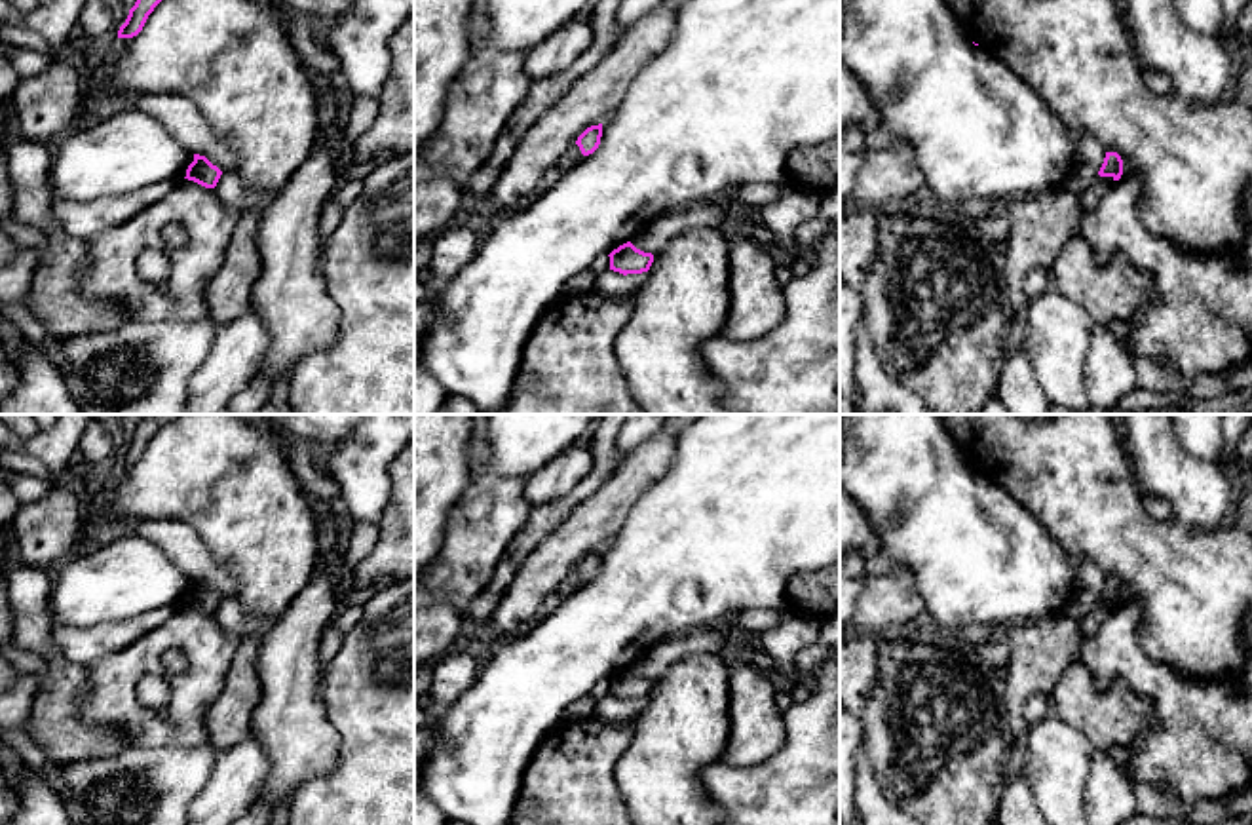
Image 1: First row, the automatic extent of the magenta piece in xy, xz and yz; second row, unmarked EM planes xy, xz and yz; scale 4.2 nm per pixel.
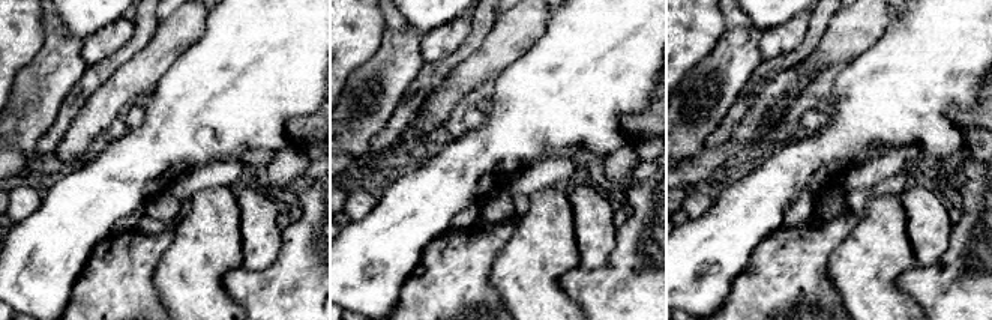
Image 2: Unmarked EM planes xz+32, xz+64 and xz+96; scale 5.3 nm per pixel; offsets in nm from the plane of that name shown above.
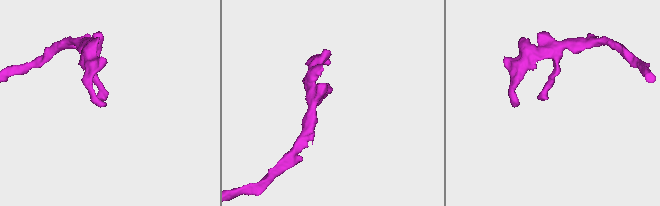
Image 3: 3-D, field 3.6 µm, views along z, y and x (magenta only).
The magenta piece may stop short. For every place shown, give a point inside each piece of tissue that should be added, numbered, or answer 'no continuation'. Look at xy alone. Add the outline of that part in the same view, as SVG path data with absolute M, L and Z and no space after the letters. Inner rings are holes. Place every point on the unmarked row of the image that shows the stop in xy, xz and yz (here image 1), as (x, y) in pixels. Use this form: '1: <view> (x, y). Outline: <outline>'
no continuation

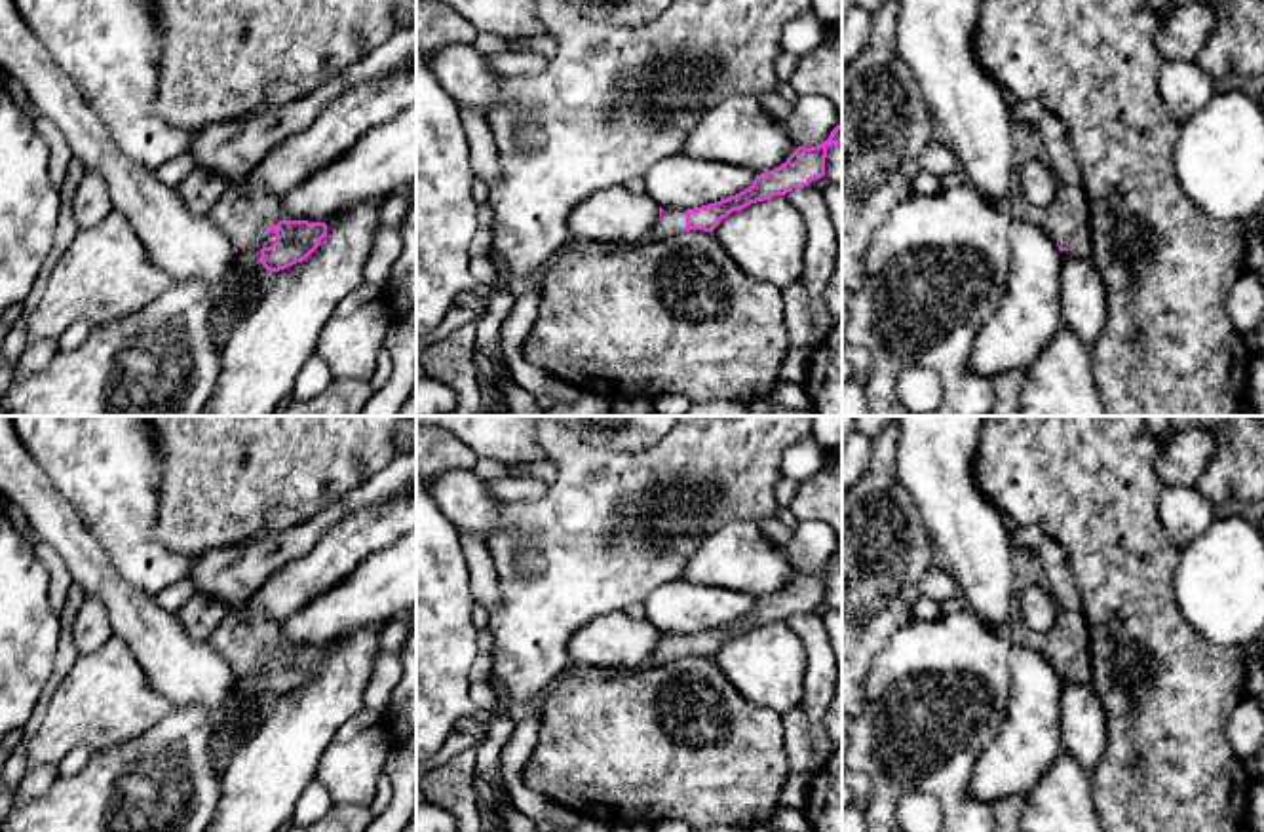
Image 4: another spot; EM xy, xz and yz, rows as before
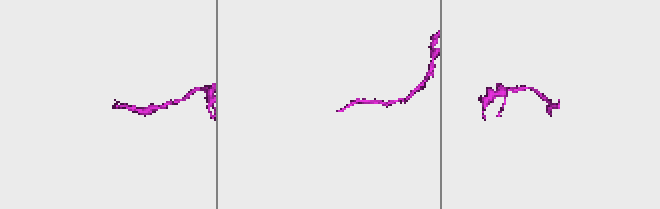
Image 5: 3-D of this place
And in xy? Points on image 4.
1: xy (242, 639). Outline: M230 610L207 638L239 680L260 686L259 661L281 642L281 623Z

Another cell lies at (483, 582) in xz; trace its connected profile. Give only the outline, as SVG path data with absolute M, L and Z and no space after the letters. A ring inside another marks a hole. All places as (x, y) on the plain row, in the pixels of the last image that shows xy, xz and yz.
M469 534L460 536L462 555L469 570L469 589L475 604L490 612L500 602L500 583L485 543Z

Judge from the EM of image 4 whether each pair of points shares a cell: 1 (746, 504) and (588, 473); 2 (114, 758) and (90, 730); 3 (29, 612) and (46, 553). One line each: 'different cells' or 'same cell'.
1: same cell
2: different cells
3: different cells

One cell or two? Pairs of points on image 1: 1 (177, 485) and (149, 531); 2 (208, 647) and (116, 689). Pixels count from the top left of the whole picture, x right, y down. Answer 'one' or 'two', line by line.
1: two
2: one

